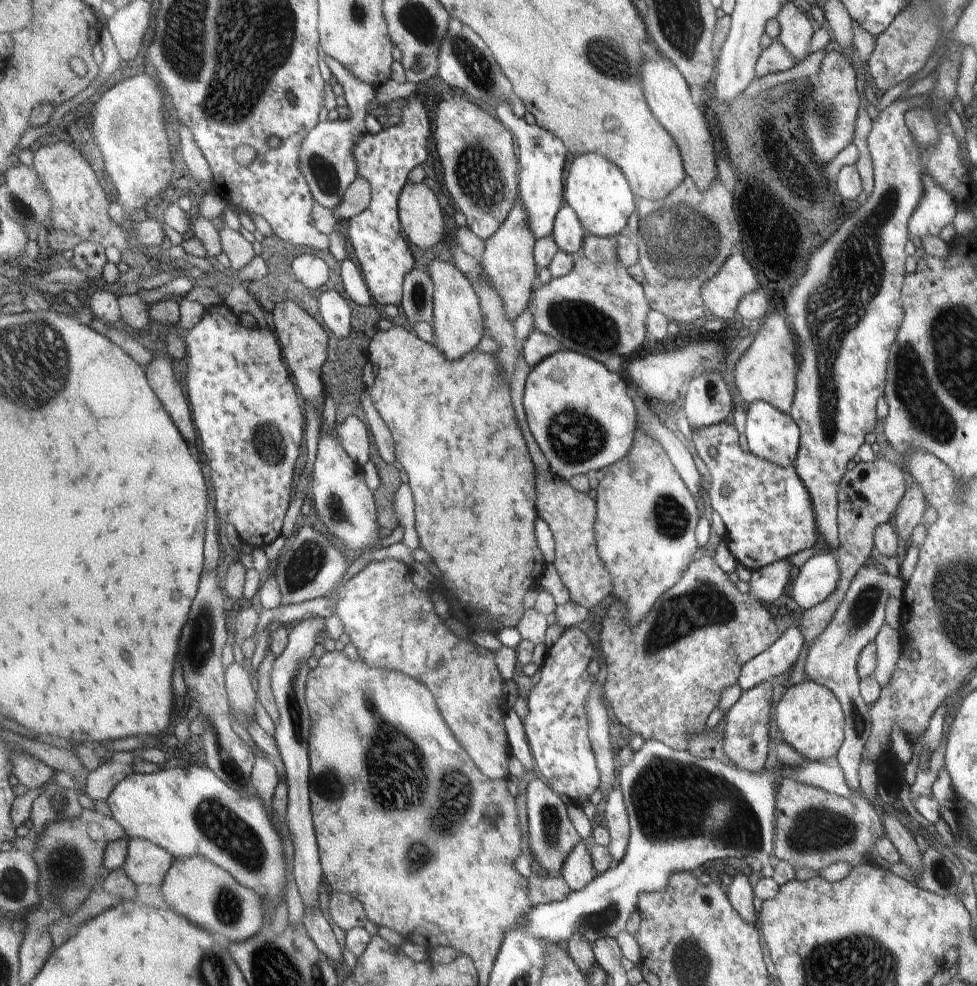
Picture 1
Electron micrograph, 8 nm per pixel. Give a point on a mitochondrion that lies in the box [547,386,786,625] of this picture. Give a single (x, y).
(671, 518)

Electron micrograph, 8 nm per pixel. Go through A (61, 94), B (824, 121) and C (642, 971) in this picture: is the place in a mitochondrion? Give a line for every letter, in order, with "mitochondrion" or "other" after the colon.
A: other
B: mitochondrion
C: other

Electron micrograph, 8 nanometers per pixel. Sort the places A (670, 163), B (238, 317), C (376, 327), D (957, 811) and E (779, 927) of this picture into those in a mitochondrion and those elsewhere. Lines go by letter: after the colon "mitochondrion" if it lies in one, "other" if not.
A: other
B: other
C: other
D: other
E: other

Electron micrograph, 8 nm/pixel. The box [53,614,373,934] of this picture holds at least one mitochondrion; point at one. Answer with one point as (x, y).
(223, 827)

